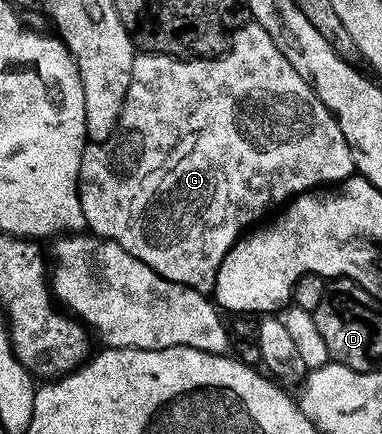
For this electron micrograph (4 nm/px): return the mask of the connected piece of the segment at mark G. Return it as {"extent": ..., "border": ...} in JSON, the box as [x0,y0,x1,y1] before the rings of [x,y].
{"extent":[79,23,354,295],"border":[[[249,23],[237,32],[229,52],[219,57],[182,59],[166,57],[163,53],[138,52],[133,58],[133,78],[127,87],[127,99],[123,103],[117,130],[107,140],[85,146],[85,154],[81,160],[79,192],[81,210],[90,234],[104,237],[106,241],[113,241],[119,247],[123,247],[123,251],[147,263],[147,267],[163,275],[163,279],[186,285],[195,291],[209,295],[213,291],[219,263],[223,263],[229,248],[238,241],[243,231],[256,226],[262,220],[260,217],[268,209],[276,210],[292,201],[294,197],[300,197],[303,193],[328,186],[330,183],[340,183],[345,178],[354,176],[354,173],[351,147],[347,147],[347,139],[343,139],[343,131],[333,118],[333,112],[317,98],[312,85],[304,81],[299,71],[295,71],[295,67],[287,63],[279,47],[275,47],[271,35],[267,35],[263,27]]]}

